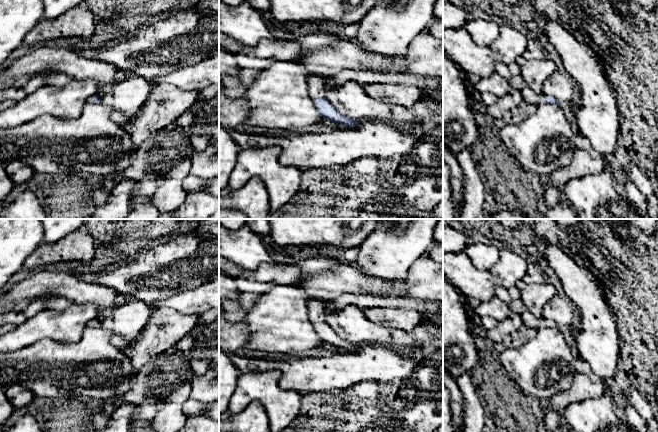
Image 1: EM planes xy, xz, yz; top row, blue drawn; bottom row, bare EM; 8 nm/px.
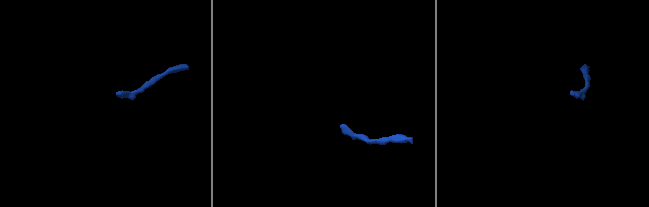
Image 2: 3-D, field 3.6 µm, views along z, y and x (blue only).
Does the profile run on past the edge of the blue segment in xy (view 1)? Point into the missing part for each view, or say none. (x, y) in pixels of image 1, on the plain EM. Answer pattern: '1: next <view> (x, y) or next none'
1: next xy (90, 324)

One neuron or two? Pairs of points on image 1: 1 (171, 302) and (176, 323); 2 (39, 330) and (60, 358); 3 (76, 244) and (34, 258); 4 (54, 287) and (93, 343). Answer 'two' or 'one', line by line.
1: two
2: two
3: one
4: two

